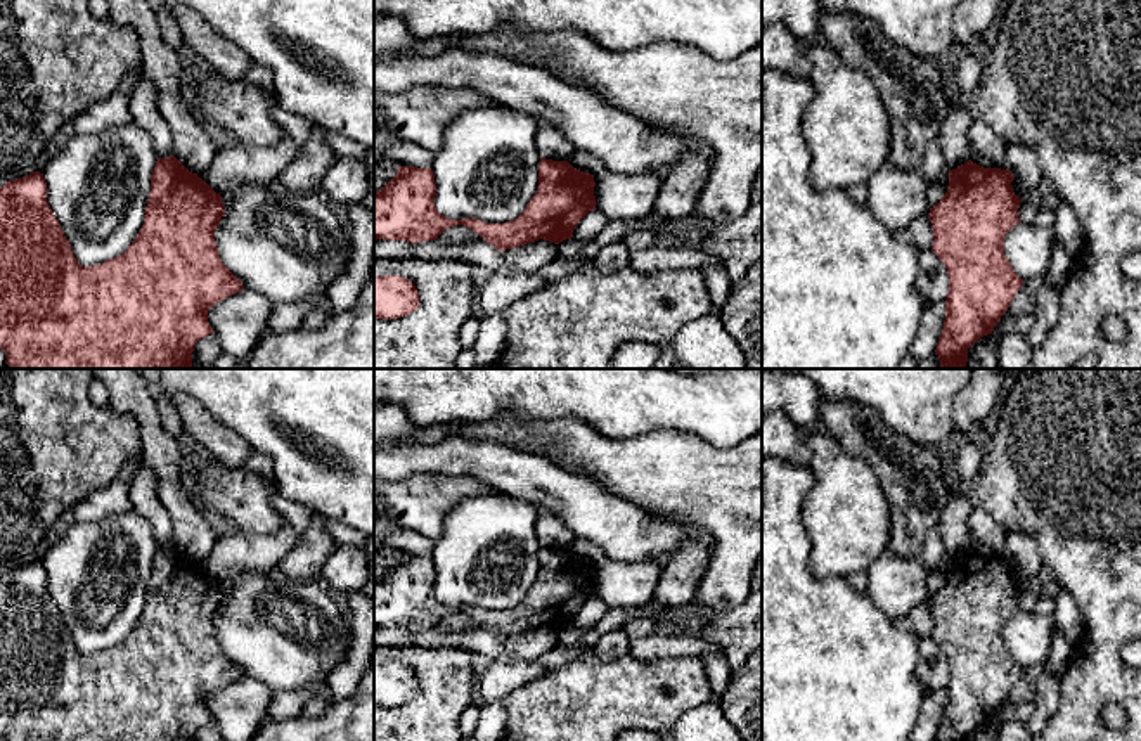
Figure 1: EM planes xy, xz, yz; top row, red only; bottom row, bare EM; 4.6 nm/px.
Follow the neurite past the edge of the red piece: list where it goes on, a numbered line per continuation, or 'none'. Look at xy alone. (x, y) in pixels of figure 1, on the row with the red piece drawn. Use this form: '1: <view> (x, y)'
none

